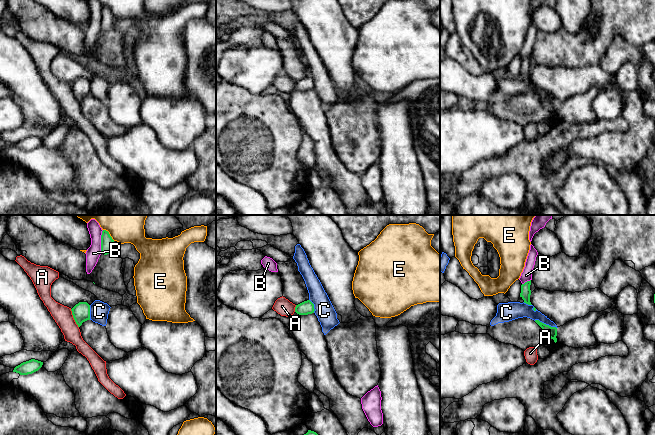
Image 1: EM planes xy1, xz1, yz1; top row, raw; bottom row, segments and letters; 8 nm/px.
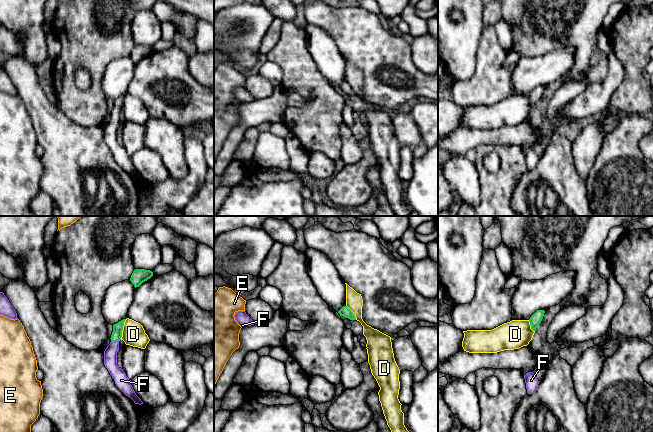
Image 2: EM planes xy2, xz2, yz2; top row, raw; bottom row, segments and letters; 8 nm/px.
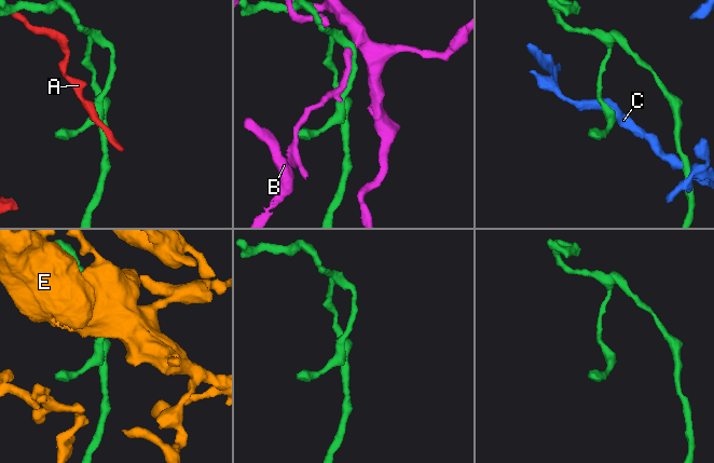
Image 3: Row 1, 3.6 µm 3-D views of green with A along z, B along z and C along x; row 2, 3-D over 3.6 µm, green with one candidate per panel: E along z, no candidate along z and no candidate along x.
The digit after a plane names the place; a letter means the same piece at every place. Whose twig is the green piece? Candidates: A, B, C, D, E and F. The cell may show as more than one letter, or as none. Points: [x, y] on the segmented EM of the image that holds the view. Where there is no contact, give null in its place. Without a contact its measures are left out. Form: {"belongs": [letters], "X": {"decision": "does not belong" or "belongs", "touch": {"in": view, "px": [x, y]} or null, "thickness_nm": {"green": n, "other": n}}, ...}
{"belongs": ["F"], "A": {"decision": "does not belong", "touch": {"in": "xy1", "px": [73, 317]}, "thickness_nm": {"green": 140, "other": 150}}, "B": {"decision": "does not belong", "touch": {"in": "xy1", "px": [101, 241]}, "thickness_nm": {"green": 100, "other": 120}}, "C": {"decision": "does not belong", "touch": {"in": "yz1", "px": [545, 324]}, "thickness_nm": {"green": 80, "other": 130}}, "D": {"decision": "does not belong", "touch": {"in": "xy2", "px": [122, 329]}, "thickness_nm": {"green": 80, "other": 190}}, "E": {"decision": "does not belong", "touch": {"in": "xy1", "px": [109, 234]}, "thickness_nm": {"green": 100, "other": 360}}, "F": {"decision": "belongs", "touch": {"in": "xy2", "px": [114, 341]}, "thickness_nm": {"green": 80, "other": 110}}}

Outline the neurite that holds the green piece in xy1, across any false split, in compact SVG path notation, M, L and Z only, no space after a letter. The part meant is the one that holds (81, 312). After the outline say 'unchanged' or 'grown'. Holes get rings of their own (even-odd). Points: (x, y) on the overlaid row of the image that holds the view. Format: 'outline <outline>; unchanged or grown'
outline M79 302L71 311L78 327L80 327L83 322L90 320L90 305L87 302Z; unchanged

